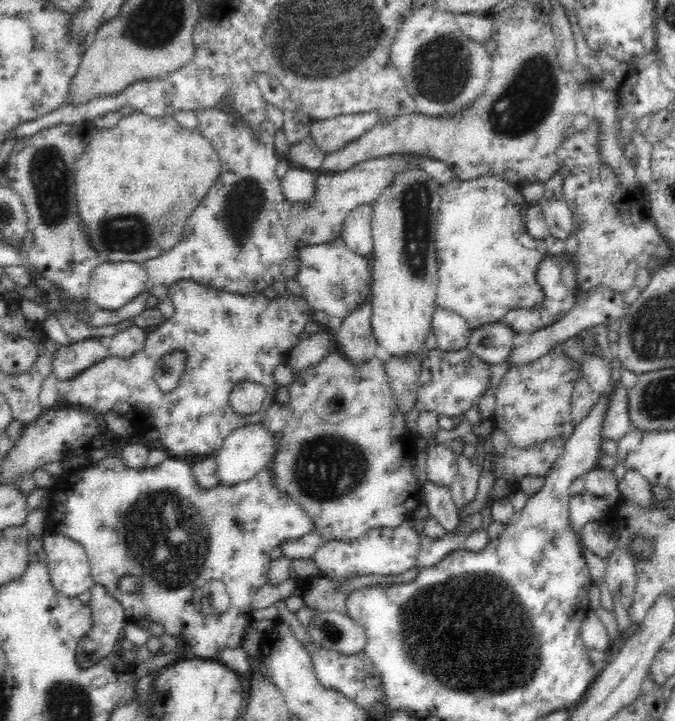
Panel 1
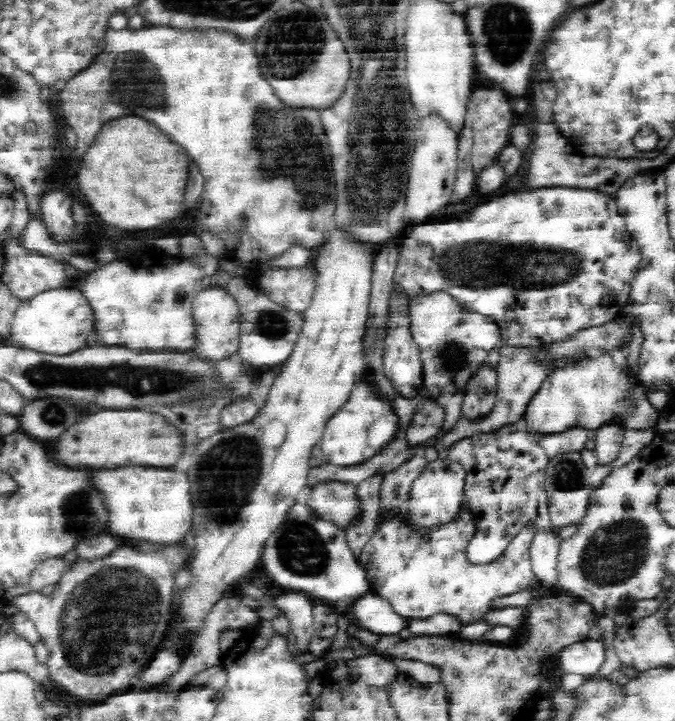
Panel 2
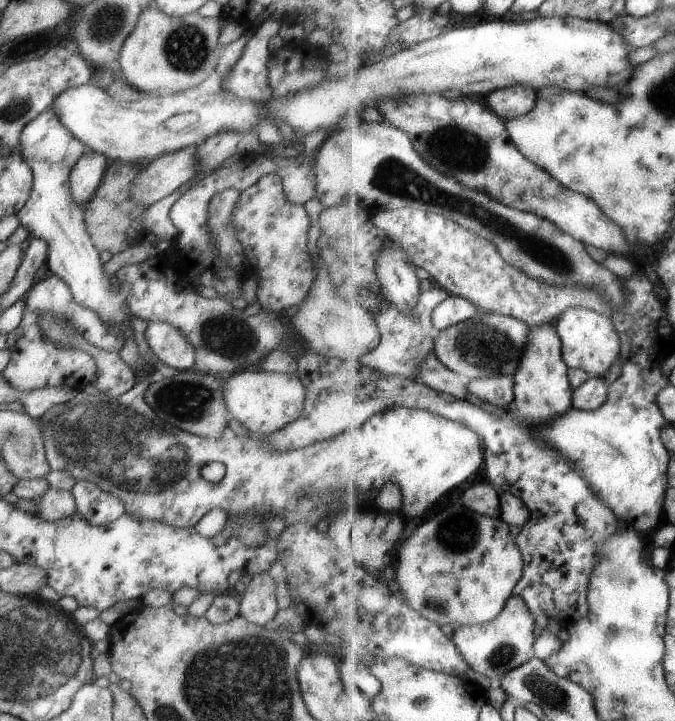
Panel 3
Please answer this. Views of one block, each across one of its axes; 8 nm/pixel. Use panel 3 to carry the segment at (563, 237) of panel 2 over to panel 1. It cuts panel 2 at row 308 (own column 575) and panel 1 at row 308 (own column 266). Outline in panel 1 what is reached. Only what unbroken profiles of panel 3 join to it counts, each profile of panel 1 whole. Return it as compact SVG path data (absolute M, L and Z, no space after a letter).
M439 306L434 308L431 329L437 338L437 348L443 351L460 350L466 347L472 331L464 317Z

